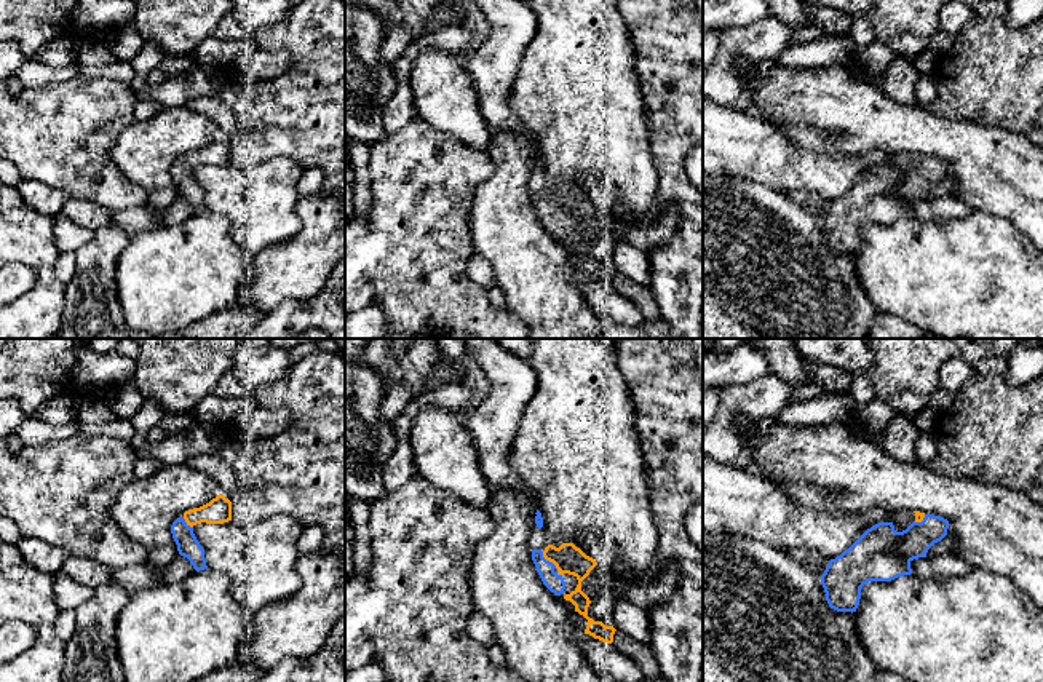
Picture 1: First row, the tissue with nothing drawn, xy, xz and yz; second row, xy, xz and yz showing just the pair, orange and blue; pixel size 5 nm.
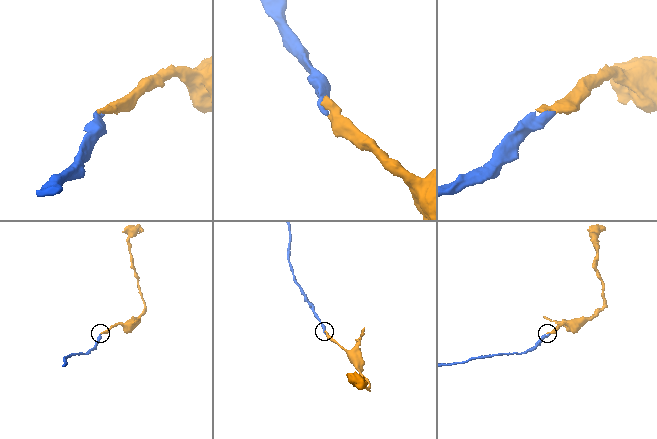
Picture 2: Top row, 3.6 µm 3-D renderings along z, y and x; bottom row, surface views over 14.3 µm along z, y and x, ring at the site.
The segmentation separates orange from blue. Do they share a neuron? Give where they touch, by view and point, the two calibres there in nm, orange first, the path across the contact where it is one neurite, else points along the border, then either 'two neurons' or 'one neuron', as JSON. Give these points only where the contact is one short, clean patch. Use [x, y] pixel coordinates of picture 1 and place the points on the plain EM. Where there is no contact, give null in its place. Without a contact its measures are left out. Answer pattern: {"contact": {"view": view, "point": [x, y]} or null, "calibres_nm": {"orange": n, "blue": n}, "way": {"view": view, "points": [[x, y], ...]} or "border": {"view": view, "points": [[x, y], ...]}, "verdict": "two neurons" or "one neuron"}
{"contact": {"view": "xz", "point": [548, 202]}, "calibres_nm": {"orange": 150, "blue": 90}, "way": {"view": "xz", "points": [[567, 200], [548, 202], [548, 219], [551, 222]]}, "verdict": "one neuron"}

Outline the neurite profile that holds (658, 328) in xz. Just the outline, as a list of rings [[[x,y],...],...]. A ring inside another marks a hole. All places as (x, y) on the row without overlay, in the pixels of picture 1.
[[[663,316],[644,319],[637,327],[621,326],[609,318],[599,318],[599,326],[591,339],[674,339]]]

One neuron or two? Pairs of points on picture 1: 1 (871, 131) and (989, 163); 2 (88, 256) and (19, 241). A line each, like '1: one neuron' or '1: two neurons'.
1: one neuron
2: two neurons

